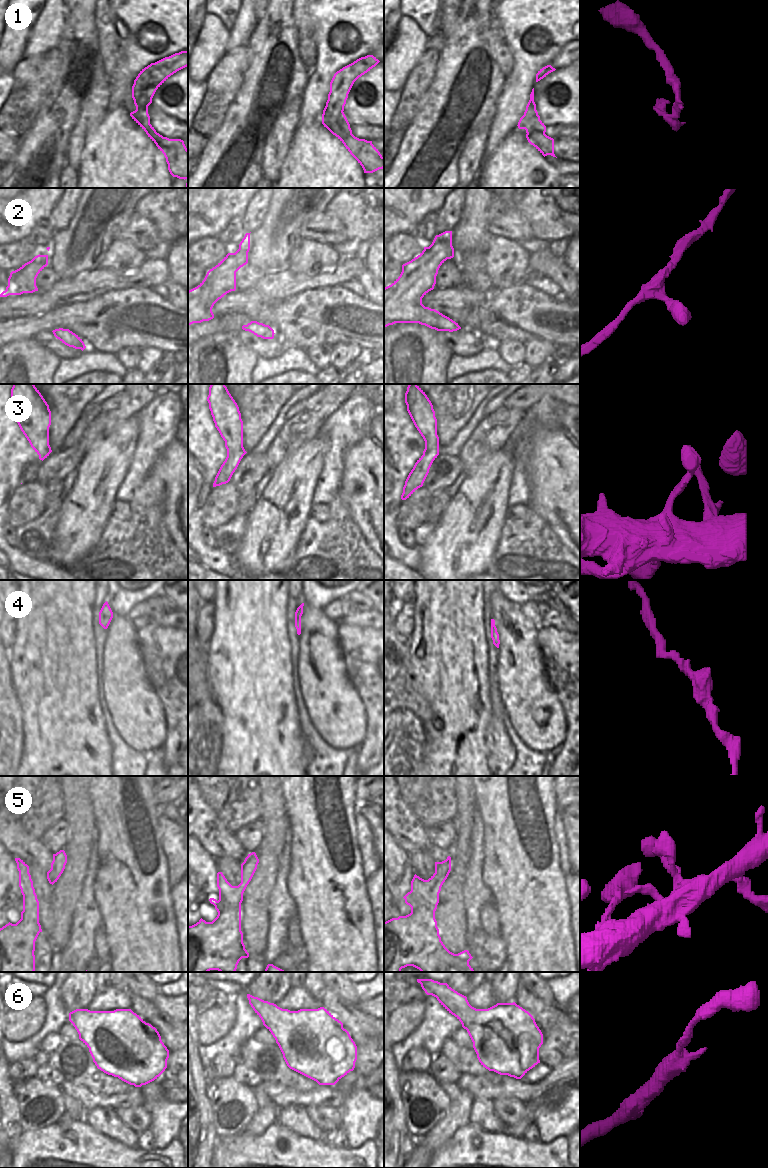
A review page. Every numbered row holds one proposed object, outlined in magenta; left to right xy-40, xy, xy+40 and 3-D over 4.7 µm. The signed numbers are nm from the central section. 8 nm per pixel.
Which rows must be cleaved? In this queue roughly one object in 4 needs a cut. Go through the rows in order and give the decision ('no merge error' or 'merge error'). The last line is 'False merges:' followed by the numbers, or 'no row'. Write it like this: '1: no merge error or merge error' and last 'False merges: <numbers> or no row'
1: merge error
2: no merge error
3: no merge error
4: no merge error
5: no merge error
6: no merge error
False merges: 1

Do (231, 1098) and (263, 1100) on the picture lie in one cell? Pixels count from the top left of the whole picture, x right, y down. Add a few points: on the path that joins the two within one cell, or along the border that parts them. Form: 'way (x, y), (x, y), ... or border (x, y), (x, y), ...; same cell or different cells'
border (250, 1087), (259, 1108); different cells

